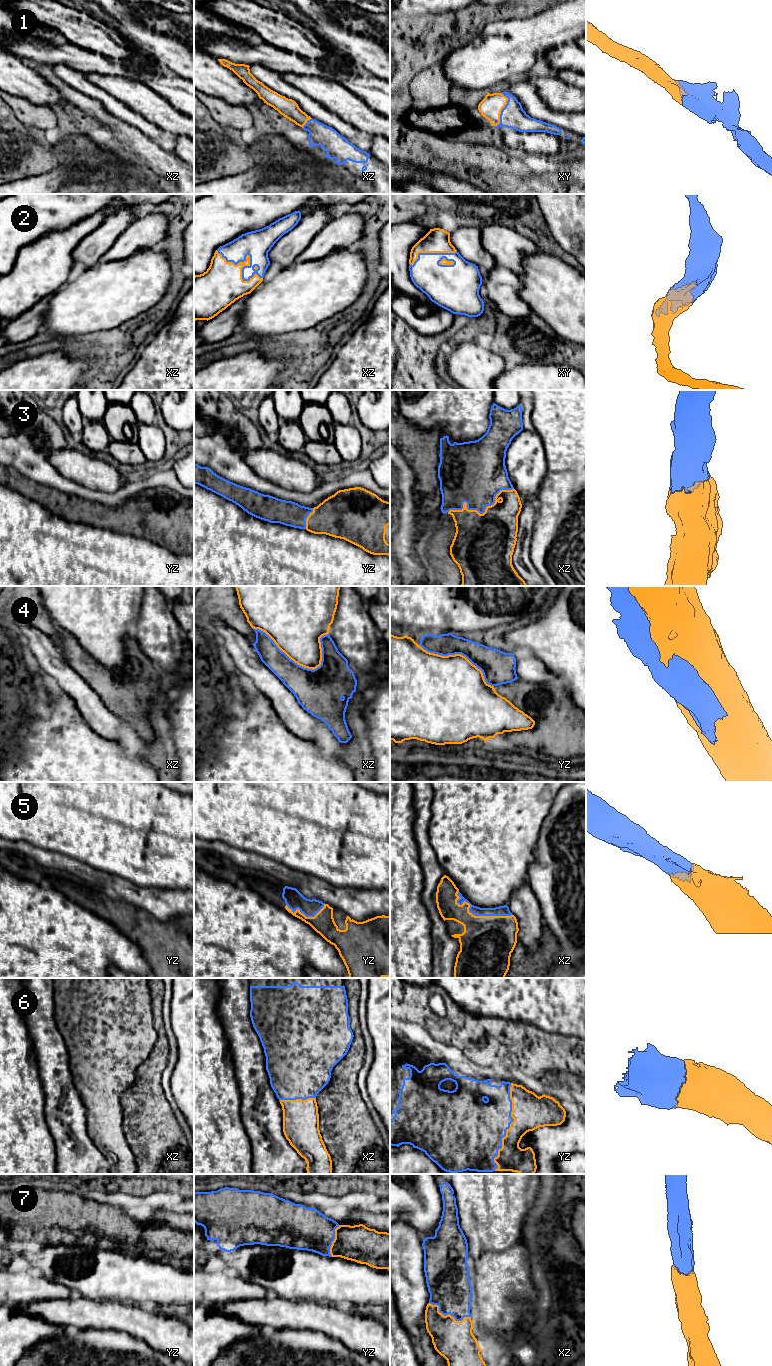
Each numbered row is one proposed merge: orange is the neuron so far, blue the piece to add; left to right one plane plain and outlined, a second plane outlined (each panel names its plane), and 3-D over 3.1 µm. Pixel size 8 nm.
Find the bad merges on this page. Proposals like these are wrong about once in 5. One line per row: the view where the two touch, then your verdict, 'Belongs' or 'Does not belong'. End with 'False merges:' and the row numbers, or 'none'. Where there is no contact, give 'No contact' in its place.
1: Touches orange in xy. Belongs
2: Touches orange in xz. Belongs
3: Touches orange in xz. Belongs
4: Touches orange in xz. Does not belong
5: Touches orange in xz. Belongs
6: Touches orange in yz. Belongs
7: Touches orange in xz. Belongs
False merges: 4

